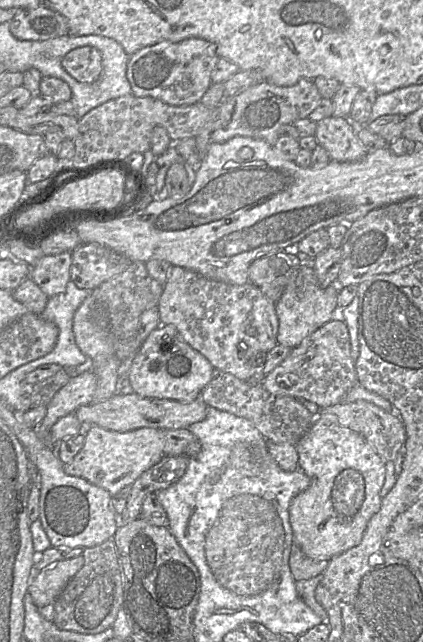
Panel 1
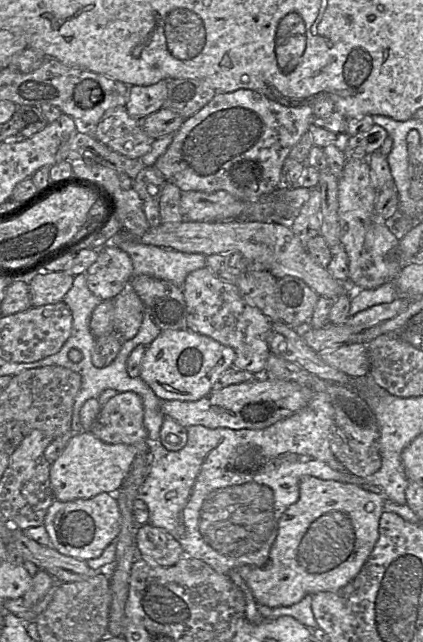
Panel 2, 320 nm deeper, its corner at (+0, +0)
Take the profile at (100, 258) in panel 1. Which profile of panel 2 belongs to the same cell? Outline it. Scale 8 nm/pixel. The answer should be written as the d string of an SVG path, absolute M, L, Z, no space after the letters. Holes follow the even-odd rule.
M112 244L98 249L97 260L86 271L88 289L101 301L113 300L132 277L132 259Z

